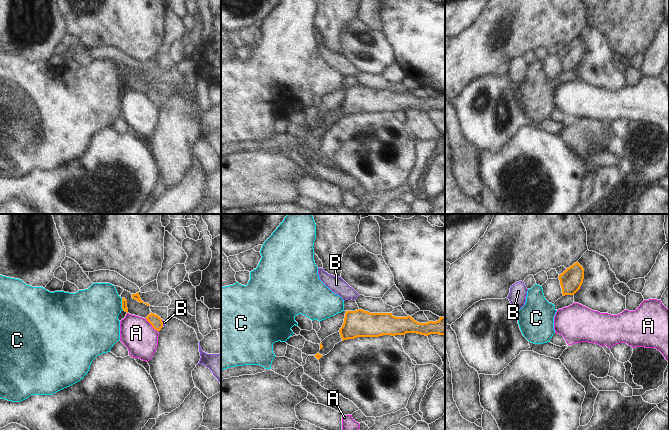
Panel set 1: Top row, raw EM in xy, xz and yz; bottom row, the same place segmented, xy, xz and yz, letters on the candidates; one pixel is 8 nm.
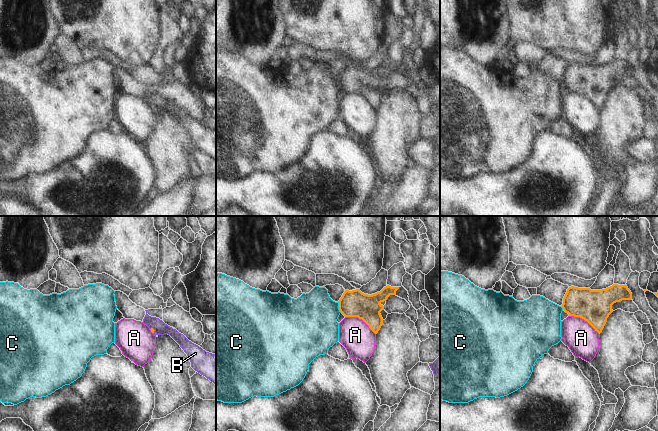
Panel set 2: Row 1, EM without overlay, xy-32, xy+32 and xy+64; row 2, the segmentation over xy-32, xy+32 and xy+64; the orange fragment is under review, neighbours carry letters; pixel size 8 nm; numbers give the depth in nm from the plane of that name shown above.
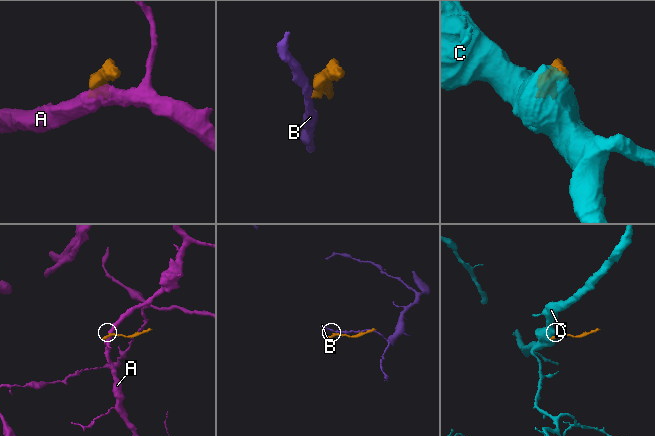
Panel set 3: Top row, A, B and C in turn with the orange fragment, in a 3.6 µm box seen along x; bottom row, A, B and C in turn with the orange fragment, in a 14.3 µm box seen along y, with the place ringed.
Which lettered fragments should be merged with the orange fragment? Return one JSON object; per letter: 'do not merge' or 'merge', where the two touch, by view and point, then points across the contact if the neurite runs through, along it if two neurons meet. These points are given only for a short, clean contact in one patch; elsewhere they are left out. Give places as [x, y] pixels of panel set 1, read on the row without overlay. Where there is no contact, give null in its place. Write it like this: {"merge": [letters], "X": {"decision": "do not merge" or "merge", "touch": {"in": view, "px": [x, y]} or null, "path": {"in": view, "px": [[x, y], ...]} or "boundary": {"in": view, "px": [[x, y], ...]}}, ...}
{"merge": [], "A": {"decision": "do not merge", "touch": {"in": "xy", "px": [151, 100]}, "boundary": {"in": "xy", "px": [[146, 94], [157, 107]]}}, "B": {"decision": "do not merge", "touch": {"in": "xy", "px": [162, 99]}, "boundary": {"in": "xy", "px": [[161, 96], [163, 101]]}}, "C": {"decision": "do not merge", "touch": {"in": "xy", "px": [122, 80]}, "boundary": {"in": "xy", "px": [[121, 74], [121, 84], [123, 86]]}}}

